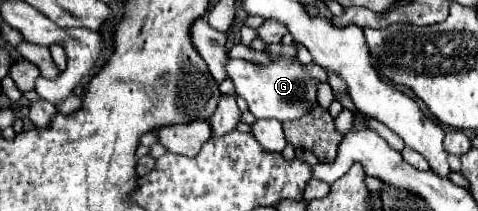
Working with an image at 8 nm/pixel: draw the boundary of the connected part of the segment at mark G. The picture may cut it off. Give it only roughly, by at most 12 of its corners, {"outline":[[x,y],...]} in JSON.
{"outline":[[228,58],[257,119],[291,121],[317,101],[297,59]]}

